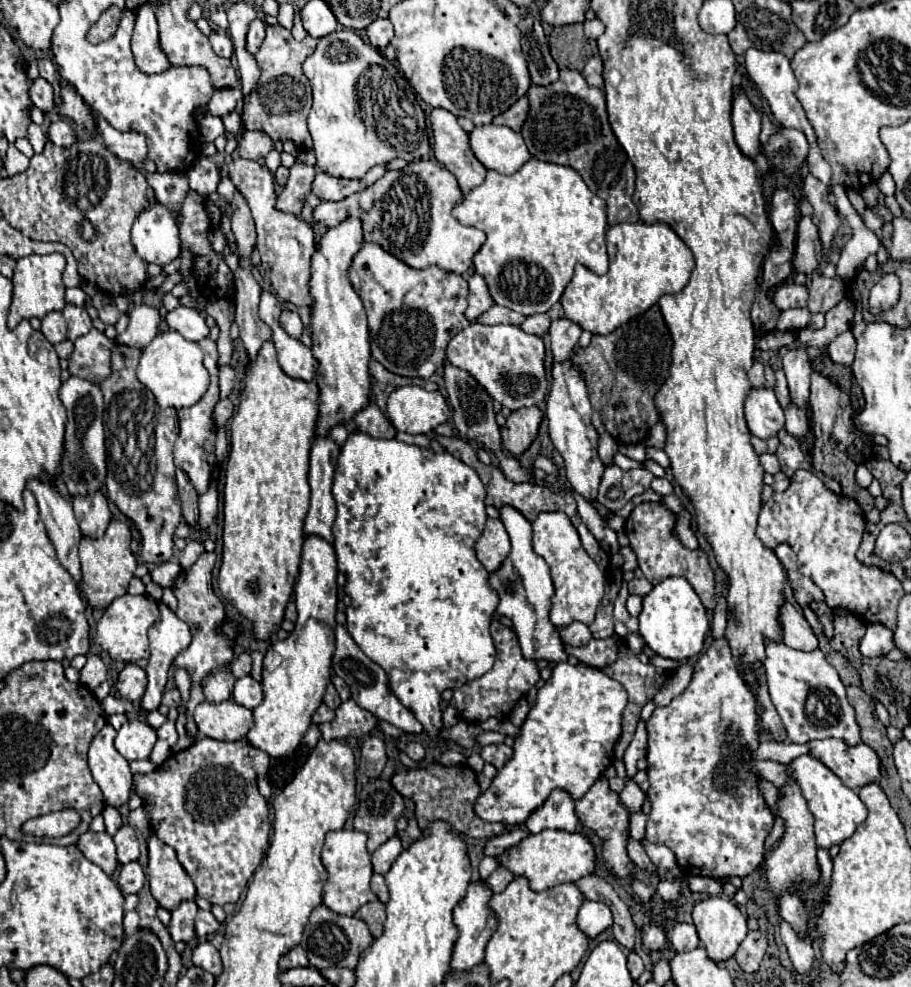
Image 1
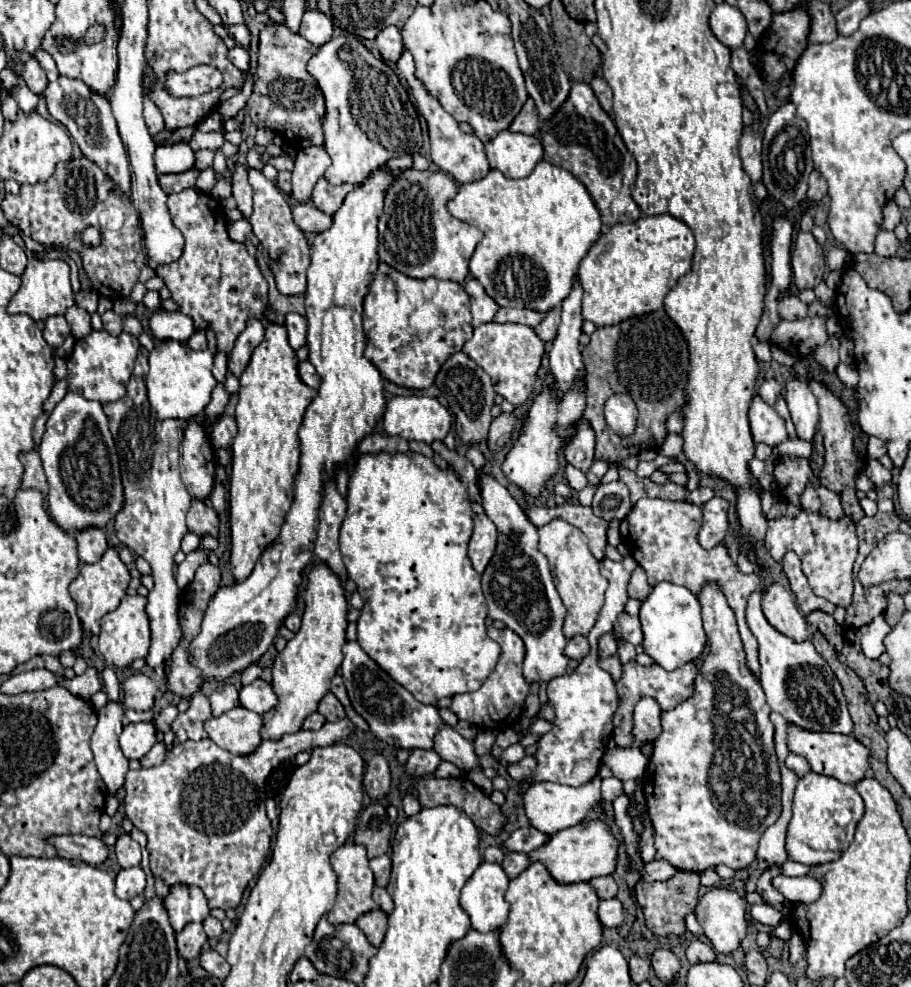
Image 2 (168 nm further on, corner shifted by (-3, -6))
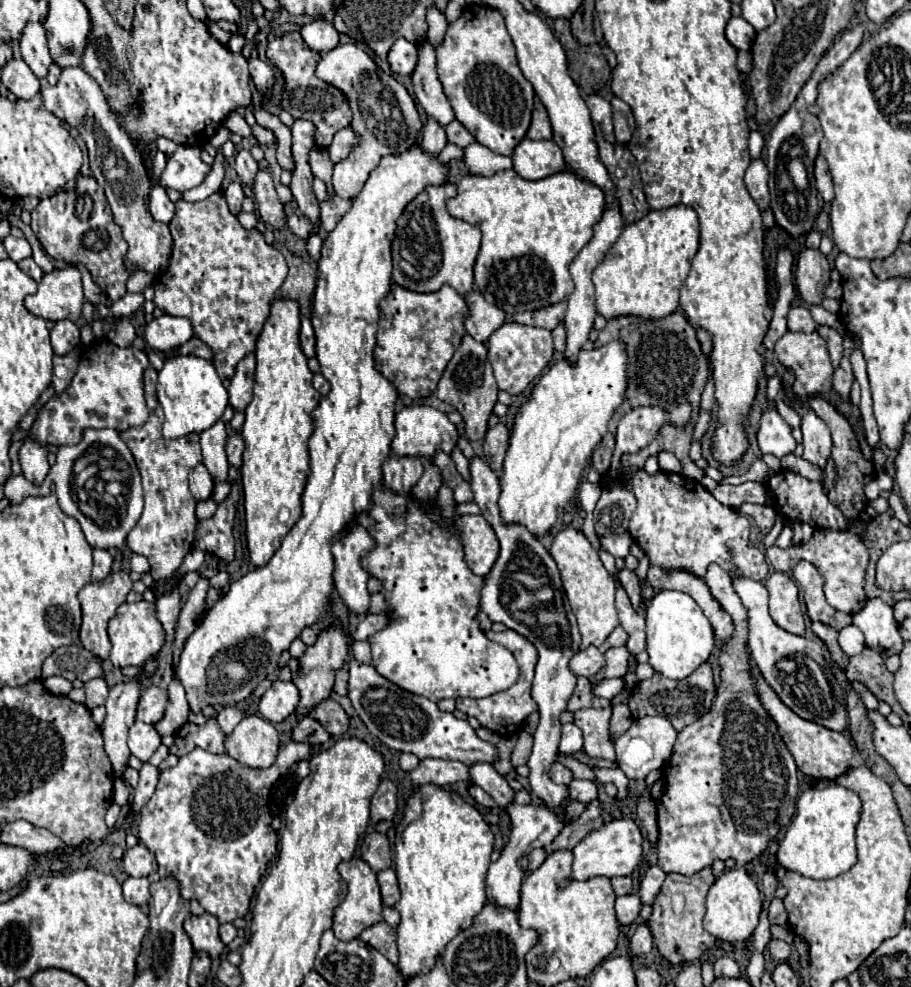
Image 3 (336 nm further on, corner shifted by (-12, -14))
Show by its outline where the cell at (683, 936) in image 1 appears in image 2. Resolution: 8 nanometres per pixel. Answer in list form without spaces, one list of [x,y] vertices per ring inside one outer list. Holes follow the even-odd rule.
[[[693,940],[687,948],[687,958],[691,964],[699,964],[699,962],[715,962],[717,960],[717,952],[703,940]]]

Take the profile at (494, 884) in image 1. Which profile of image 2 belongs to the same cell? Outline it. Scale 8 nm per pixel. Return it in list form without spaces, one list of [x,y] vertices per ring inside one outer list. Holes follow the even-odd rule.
[[[509,852],[503,860],[503,868],[509,874],[509,878],[515,878],[529,866],[529,856],[523,852]]]

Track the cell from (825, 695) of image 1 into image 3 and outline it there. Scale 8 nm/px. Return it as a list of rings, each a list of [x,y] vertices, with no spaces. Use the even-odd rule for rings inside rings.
[[[734,578],[734,590],[748,610],[748,644],[752,650],[752,660],[770,688],[800,718],[834,732],[844,732],[848,728],[846,696],[836,682],[832,668],[824,660],[822,646],[804,636],[788,634],[786,630],[776,626],[776,622],[768,614],[768,590],[764,588],[764,584],[748,578]]]

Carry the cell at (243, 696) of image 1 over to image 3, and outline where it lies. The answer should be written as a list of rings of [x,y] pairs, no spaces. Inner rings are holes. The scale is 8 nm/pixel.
[[[276,680],[270,686],[270,690],[266,690],[266,694],[260,698],[258,710],[266,720],[282,722],[294,712],[298,700],[300,700],[298,688],[292,682]]]

